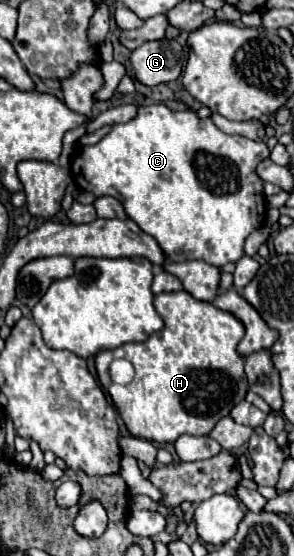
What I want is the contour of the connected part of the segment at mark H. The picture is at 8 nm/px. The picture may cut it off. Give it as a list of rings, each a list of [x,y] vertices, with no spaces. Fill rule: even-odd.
[[[184,290],[154,296],[154,308],[164,320],[164,328],[144,342],[100,350],[94,358],[98,380],[110,392],[132,436],[152,442],[174,442],[180,434],[206,436],[246,396],[244,358],[236,352],[244,326],[230,312],[200,302]],[[116,358],[128,358],[136,368],[134,380],[126,386],[110,380],[108,366]]]

